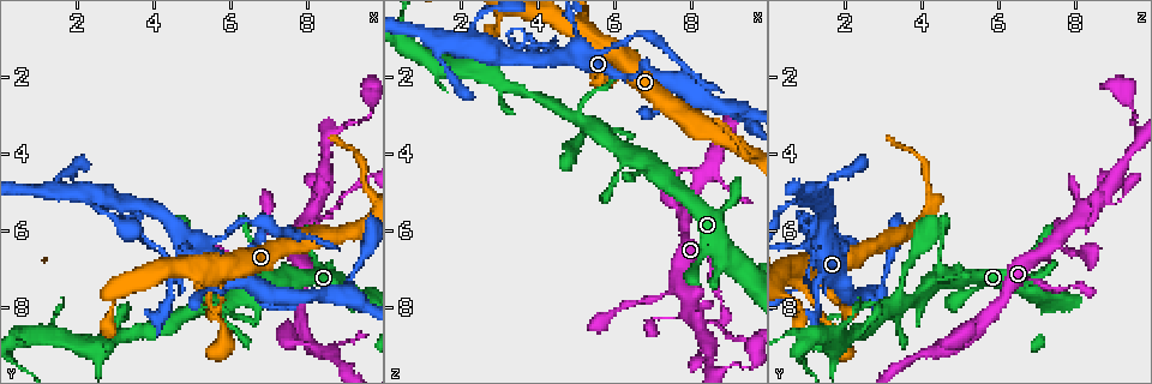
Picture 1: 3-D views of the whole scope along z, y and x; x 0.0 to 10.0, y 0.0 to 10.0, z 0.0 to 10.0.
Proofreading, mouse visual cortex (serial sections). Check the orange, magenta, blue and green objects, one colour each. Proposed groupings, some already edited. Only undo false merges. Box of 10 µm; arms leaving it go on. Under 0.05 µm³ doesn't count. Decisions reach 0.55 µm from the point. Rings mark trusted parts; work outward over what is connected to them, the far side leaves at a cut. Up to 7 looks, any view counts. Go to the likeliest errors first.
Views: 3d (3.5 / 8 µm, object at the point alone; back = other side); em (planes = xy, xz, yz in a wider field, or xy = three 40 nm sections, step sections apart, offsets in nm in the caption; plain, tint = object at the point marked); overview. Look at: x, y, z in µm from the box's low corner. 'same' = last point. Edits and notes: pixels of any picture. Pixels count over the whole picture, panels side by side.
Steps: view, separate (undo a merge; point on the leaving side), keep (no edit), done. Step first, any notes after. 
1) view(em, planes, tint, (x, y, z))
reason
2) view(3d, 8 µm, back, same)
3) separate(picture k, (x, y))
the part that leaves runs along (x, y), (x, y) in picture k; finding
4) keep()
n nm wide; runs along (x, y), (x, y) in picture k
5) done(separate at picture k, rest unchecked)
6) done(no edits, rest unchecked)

view(3d, 8 µm, (4.35, 7.35, 1.30))
sharp bend

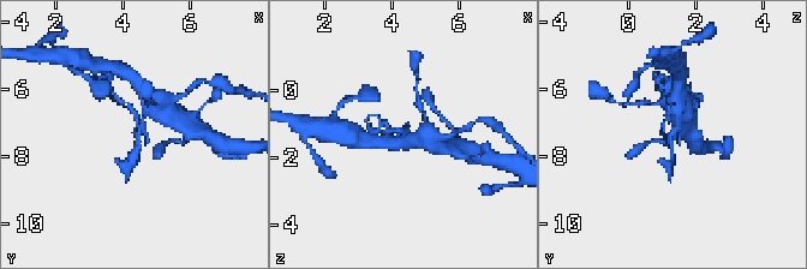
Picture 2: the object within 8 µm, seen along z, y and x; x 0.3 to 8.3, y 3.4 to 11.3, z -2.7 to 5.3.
view(em, planes, tint, same)

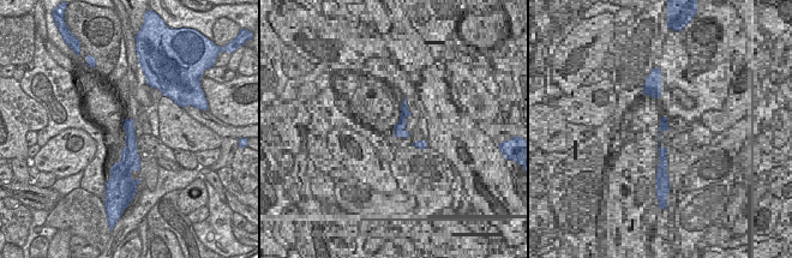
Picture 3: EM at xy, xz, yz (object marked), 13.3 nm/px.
keep()
one cell here

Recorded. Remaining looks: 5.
view(3d, 3.5 µm, back, (8.10, 5.55, 8.25))

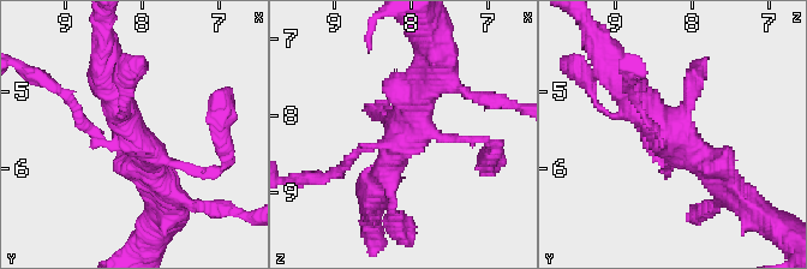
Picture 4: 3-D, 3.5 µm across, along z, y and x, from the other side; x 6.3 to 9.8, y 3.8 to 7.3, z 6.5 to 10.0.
view(em, xy, step 5, tint, (8.10, 5.55, 8.25))
now the EM

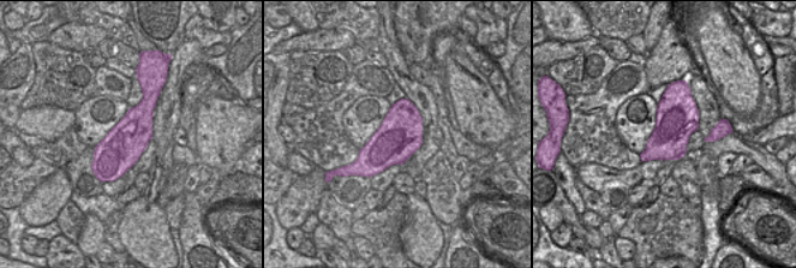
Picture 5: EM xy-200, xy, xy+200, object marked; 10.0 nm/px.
keep()
runs along (727, 181), (668, 133), (619, 78) in picture 4; all the same cell

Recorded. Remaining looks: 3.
view(3d, 3.5 µm, back, (6.65, 7.50, 4.10))
arms part here

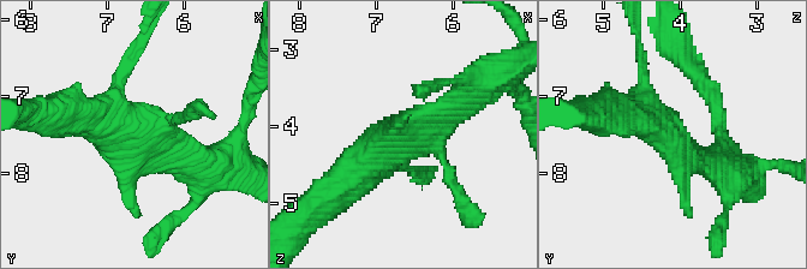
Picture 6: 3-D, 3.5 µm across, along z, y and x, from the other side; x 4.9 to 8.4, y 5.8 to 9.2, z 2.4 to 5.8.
view(em, planes, tint, (6.60, 7.50, 4.15))

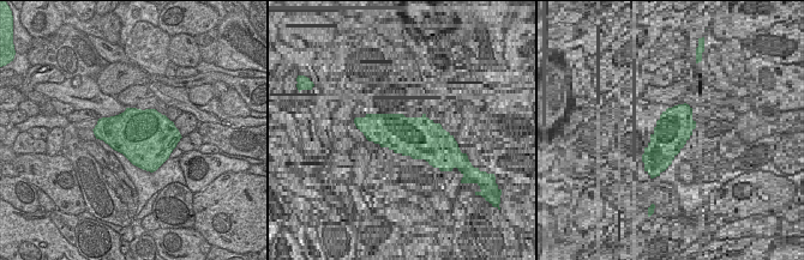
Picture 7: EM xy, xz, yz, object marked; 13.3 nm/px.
keep()
750 nm wide; runs along (344, 186), (466, 94) in picture 6; continuous, no second cell

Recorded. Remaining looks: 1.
done(no edits, rest unchecked)

